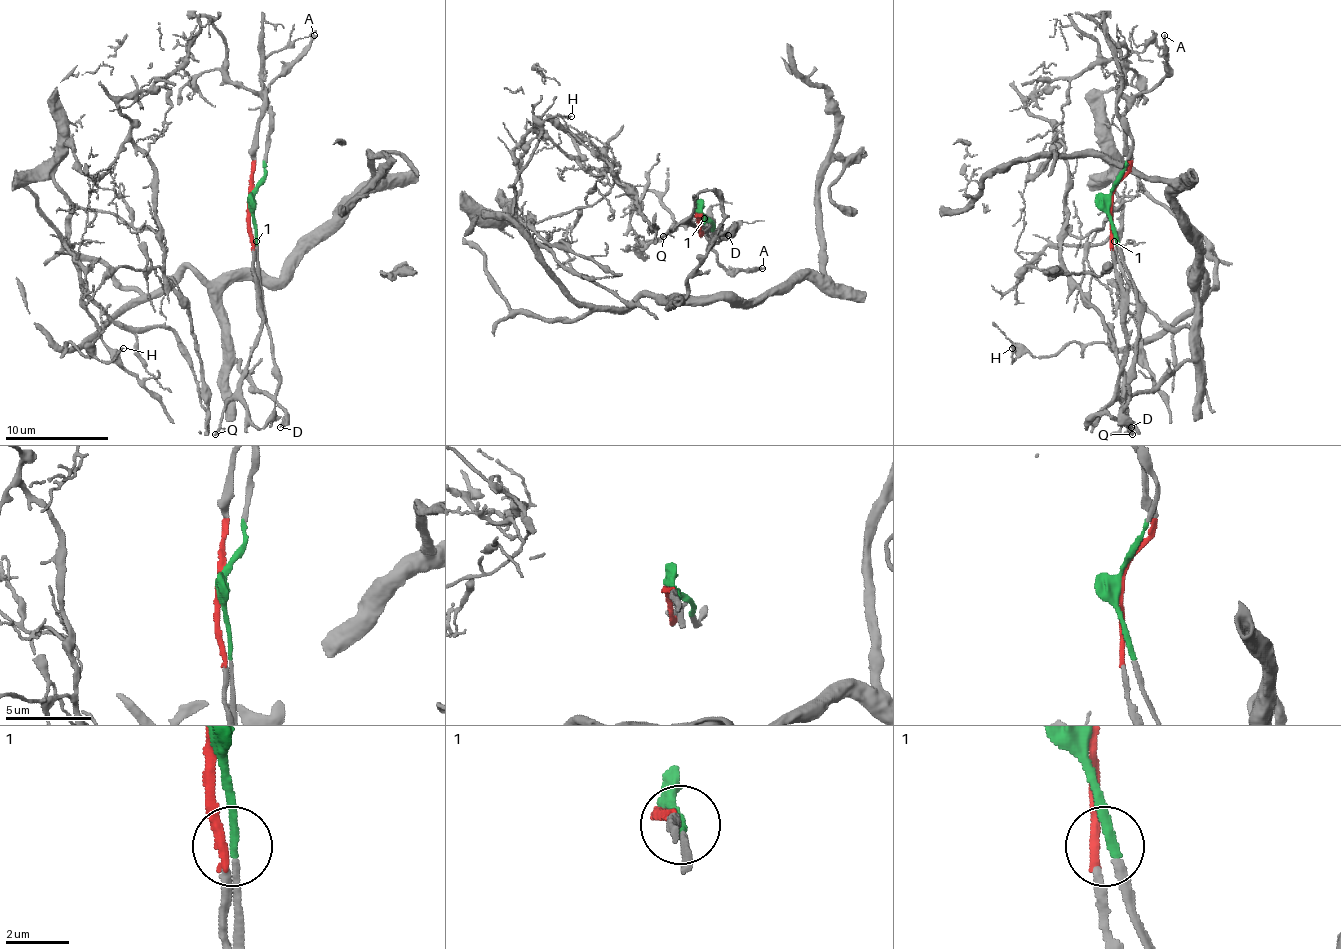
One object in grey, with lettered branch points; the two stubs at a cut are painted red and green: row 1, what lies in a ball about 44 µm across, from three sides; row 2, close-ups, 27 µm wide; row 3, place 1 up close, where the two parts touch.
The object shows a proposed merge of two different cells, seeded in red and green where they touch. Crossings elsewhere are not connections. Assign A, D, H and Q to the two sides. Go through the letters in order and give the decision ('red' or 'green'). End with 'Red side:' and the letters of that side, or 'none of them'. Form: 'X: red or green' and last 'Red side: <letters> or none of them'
A: green
D: green
H: green
Q: red
Red side: Q

